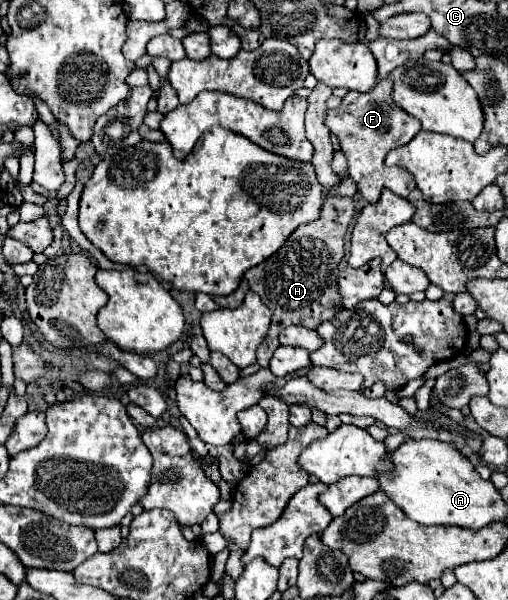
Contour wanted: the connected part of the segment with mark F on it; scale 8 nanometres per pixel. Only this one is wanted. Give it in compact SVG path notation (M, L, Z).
M385 78L373 90L369 90L365 94L347 92L341 106L335 110L329 110L325 116L329 130L341 142L341 150L349 162L349 174L351 174L353 182L357 184L357 190L369 204L379 200L383 188L389 188L393 194L397 194L401 198L407 198L409 192L415 188L411 174L405 174L401 168L385 168L383 166L383 160L389 150L407 144L421 130L417 118L413 118L411 114L405 114L393 102L391 94L393 94L393 82L389 82L389 78Z

